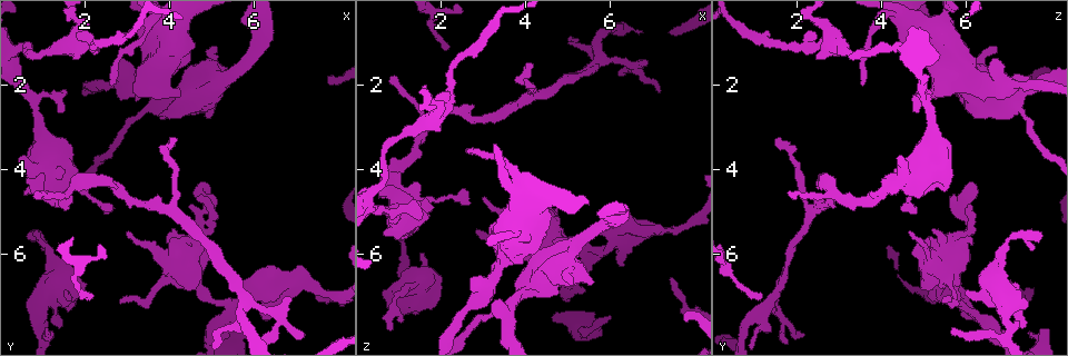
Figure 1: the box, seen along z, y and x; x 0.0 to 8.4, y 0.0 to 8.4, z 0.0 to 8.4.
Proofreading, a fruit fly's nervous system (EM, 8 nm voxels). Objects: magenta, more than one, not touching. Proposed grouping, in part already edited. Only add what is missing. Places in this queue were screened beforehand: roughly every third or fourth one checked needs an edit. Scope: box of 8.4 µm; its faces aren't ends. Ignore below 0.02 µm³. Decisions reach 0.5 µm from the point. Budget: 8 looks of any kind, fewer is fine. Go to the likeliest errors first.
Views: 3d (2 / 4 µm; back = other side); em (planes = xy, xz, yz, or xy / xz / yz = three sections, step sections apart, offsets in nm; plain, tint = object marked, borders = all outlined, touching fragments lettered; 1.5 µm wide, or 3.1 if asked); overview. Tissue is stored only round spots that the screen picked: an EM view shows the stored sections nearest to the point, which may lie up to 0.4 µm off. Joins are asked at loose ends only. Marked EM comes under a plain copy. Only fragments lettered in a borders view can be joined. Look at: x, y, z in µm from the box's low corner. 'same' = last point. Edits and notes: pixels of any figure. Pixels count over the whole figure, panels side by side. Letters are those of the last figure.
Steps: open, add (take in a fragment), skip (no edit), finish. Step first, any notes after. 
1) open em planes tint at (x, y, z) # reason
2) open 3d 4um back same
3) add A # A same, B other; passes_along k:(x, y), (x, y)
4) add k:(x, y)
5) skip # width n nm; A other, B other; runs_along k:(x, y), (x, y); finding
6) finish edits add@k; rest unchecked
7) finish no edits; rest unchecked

open 3d 2um at (2.60, 2.05, 3.60) # tapers out

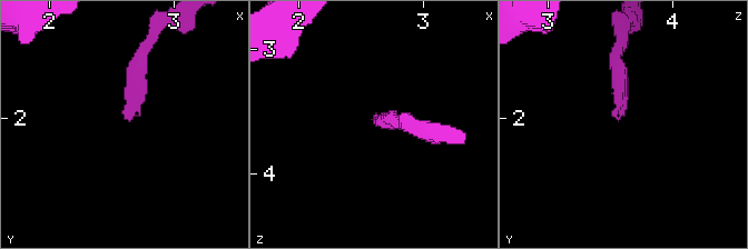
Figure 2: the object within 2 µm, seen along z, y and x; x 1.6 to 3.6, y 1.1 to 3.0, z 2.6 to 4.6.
open em yz step 4 borders at (2.60, 1.98, 3.52) # now the EM

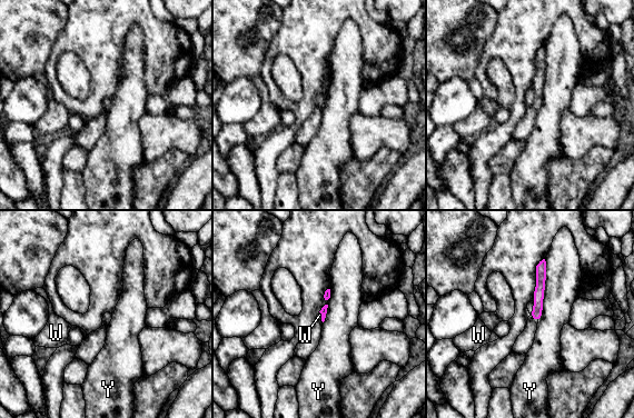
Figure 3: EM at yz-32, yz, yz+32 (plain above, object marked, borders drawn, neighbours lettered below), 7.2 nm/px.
open em planes borders same # another direction

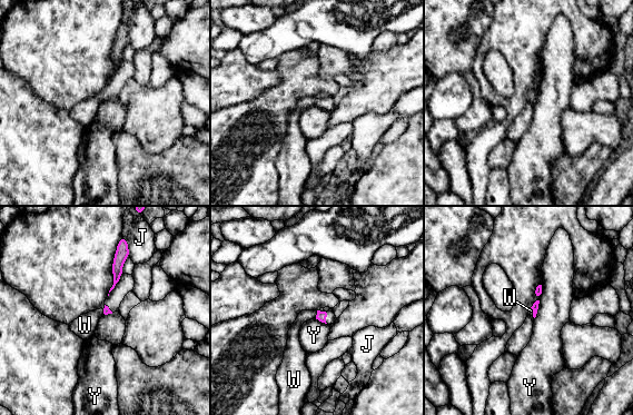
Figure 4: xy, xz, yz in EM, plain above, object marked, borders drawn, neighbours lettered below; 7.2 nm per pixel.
skip # longest_contact Y 140 nm; J other, W other, Y other; border 4:(317, 310), (315, 317); no lettered fragment goes on from it

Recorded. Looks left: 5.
open em planes tint at (4.25, 5.60, 5.10) # free end

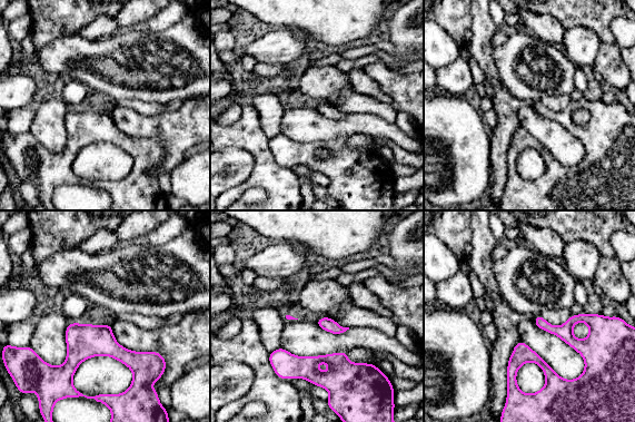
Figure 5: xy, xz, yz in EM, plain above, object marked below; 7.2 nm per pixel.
open em planes borders same # what lies round it

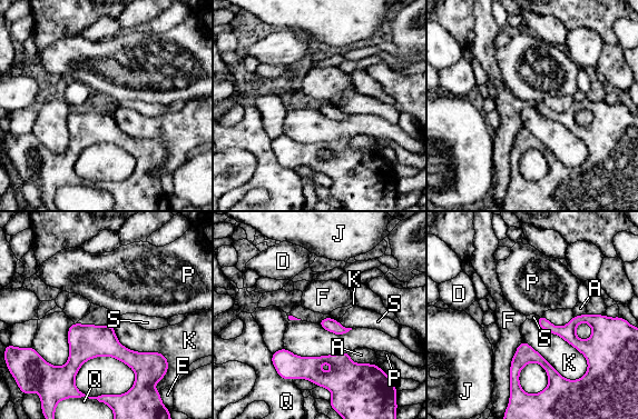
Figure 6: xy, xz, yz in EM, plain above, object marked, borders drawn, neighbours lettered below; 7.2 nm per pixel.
skip # longest_contact K 550 nm; A other, D other, E other, F other, J other, K other, P other, Q other, S other; none of them fits

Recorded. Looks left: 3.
open em planes borders at (0.90, 4.50, 1.80) # an open end

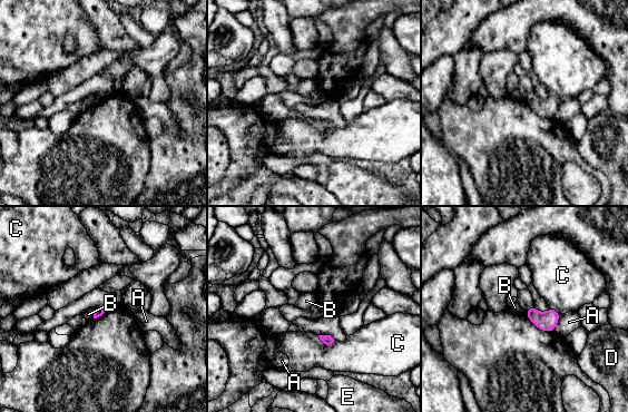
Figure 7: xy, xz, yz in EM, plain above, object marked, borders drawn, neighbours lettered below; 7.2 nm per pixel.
skip # A other, B other, C other, D other, E other; border 7:(96, 308), (92, 317); no lettered fragment goes on from it

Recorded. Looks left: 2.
finish no edits; rest unchecked

